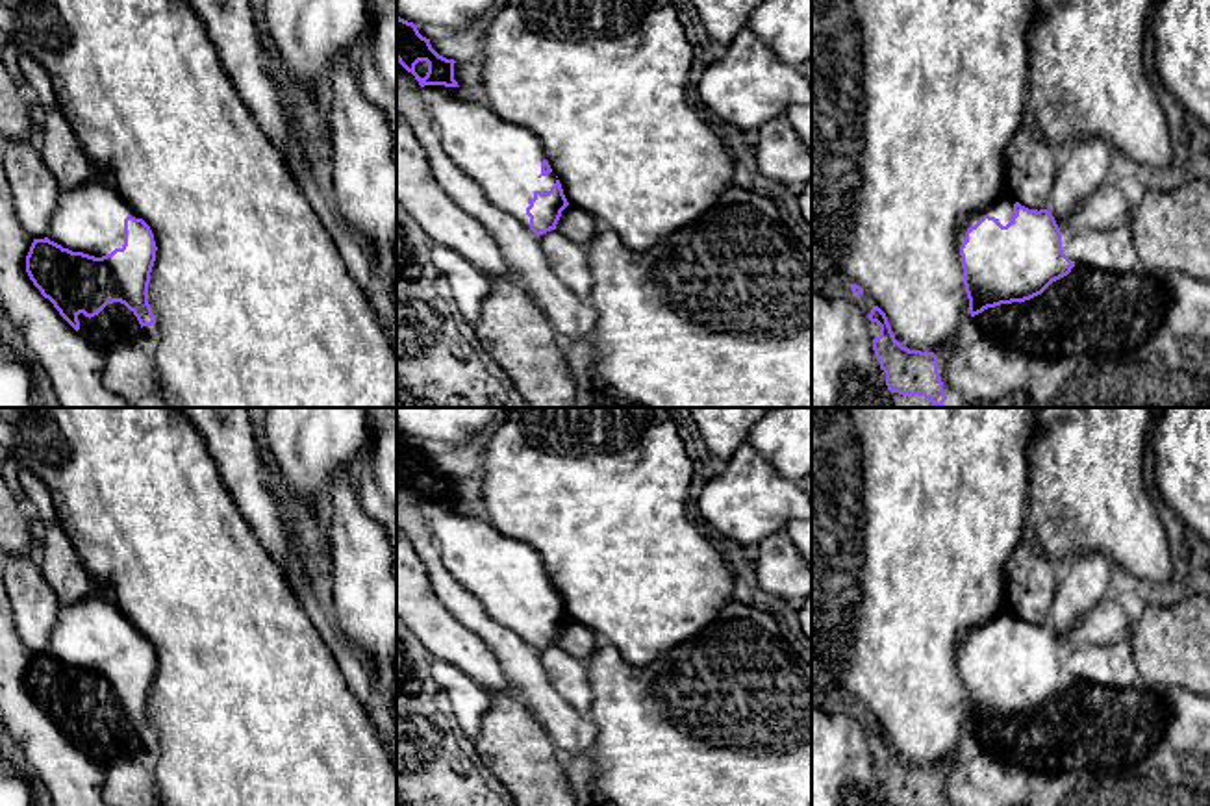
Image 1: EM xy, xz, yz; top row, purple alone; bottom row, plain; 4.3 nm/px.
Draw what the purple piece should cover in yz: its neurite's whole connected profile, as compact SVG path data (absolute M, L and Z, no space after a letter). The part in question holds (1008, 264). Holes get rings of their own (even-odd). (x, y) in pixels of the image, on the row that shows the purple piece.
M1008 193L989 208L964 217L956 243L971 317L1001 304L1030 300L1075 267L1062 252L1062 232L1051 211L1028 209Z

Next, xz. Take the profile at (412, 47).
M397 17L397 61L415 76L421 96L439 133L447 156L471 176L491 204L504 209L537 237L556 230L569 206L558 176L552 172L539 137L500 119L489 106L469 98L454 80L454 59L439 56L430 39L413 22Z

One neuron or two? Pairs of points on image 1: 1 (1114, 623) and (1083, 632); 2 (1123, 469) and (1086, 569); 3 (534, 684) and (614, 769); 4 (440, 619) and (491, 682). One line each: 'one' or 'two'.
1: one
2: two
3: two
4: one

